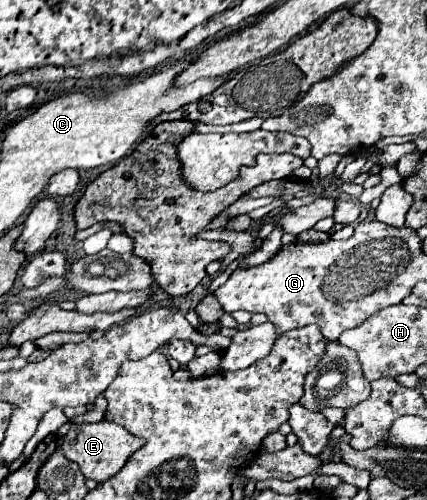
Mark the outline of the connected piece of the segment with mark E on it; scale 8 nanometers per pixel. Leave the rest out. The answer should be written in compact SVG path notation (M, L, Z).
M102 419L100 423L92 423L92 425L88 425L88 423L72 425L70 431L60 439L60 449L70 461L78 463L78 467L86 479L94 479L94 481L102 483L110 477L114 477L126 465L128 457L134 451L138 451L144 443L146 443L146 439L136 437L136 435L128 433L124 427L118 427L116 423Z

